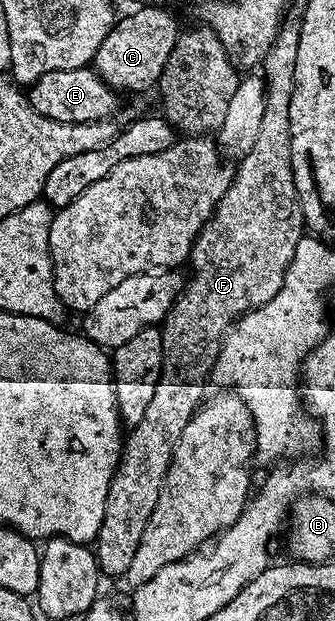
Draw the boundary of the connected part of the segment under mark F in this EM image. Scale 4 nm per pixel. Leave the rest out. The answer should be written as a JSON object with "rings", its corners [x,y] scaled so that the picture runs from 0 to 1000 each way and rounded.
{"rings":[[[845,32],[842,45],[830,48],[824,63],[776,106],[797,140],[788,193],[776,196],[764,230],[752,230],[752,243],[740,243],[731,253],[719,254],[713,266],[722,267],[696,280],[681,308],[639,337],[639,348],[591,374],[591,383],[567,396],[561,428],[567,427],[570,436],[579,438],[579,448],[552,454],[543,470],[531,473],[507,498],[507,506],[478,523],[490,559],[478,617],[466,617],[466,630],[454,634],[436,667],[418,673],[418,681],[406,681],[373,699],[364,736],[322,784],[310,836],[299,842],[287,866],[293,913],[313,928],[319,923],[328,929],[364,932],[373,931],[382,913],[394,913],[394,899],[406,895],[406,881],[418,881],[430,849],[442,849],[442,836],[454,836],[454,821],[478,804],[478,791],[490,784],[490,771],[501,765],[525,713],[537,713],[537,699],[549,688],[561,688],[561,681],[618,638],[615,614],[621,620],[651,567],[663,564],[666,543],[722,506],[776,496],[788,488],[800,488],[800,481],[818,480],[824,469],[836,469],[848,443],[860,436],[860,424],[872,424],[872,411],[884,411],[884,391],[896,391],[907,378],[899,327],[875,288],[872,213],[860,188],[899,43],[887,32],[866,32]]]}

